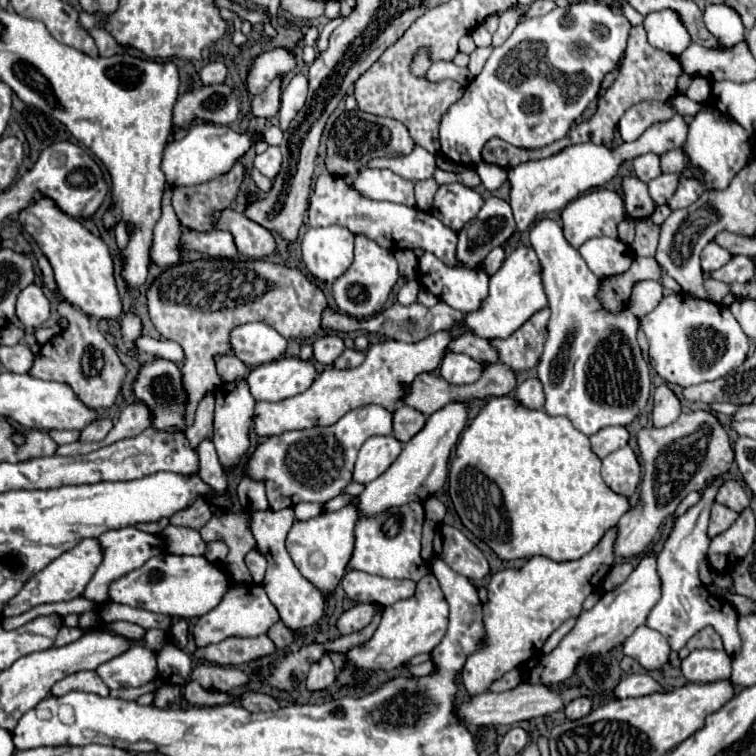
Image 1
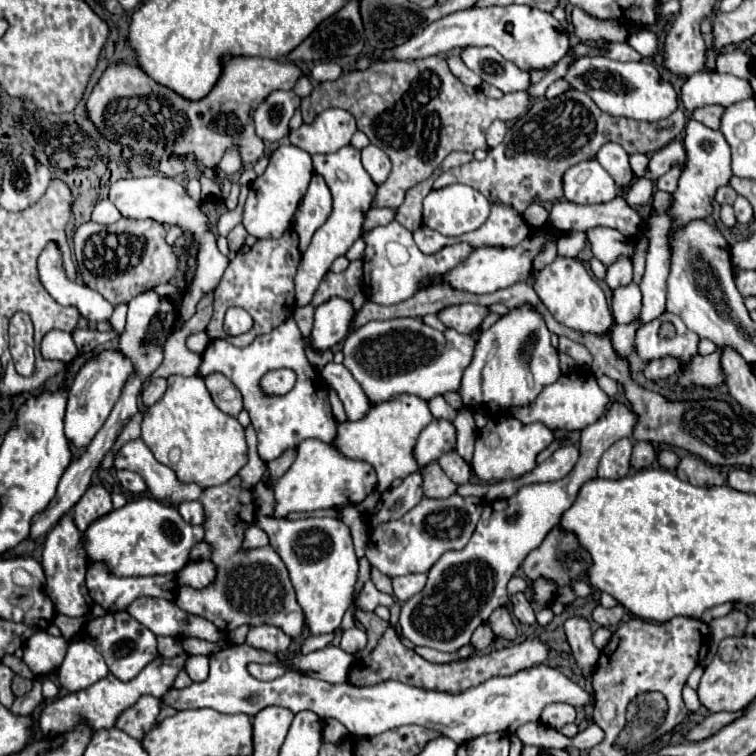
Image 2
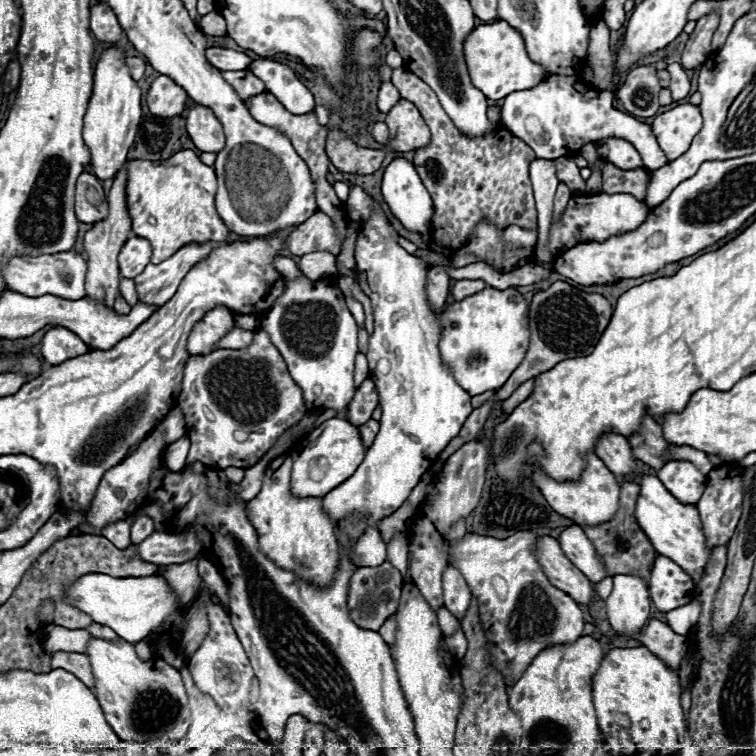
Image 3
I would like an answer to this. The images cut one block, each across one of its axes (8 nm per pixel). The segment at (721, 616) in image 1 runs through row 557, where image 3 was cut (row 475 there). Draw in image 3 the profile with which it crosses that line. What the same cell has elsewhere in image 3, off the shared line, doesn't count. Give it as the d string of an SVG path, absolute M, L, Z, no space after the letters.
M684 460L664 464L658 478L682 504L696 504L706 488L706 476L692 462Z

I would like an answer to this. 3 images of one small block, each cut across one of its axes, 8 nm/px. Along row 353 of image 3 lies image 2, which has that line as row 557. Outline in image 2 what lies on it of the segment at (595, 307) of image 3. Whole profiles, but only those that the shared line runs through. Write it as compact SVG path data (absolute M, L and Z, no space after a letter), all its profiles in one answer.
M556 526L548 532L548 536L544 538L544 542L532 550L522 568L528 580L536 580L536 578L548 578L548 582L556 582L556 586L560 586L560 590L556 590L556 600L562 602L564 606L572 604L576 600L576 592L572 590L572 582L578 578L586 578L588 576L588 568L592 566L592 558L588 554L588 550L584 550L576 538L576 534Z

